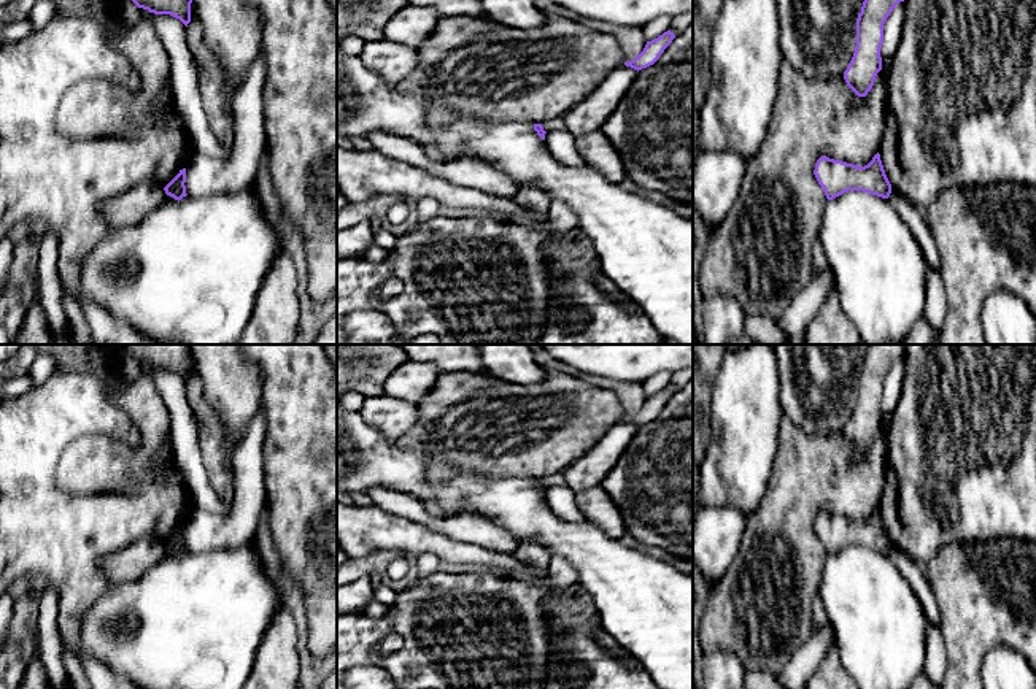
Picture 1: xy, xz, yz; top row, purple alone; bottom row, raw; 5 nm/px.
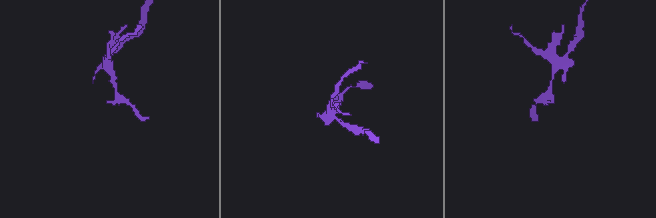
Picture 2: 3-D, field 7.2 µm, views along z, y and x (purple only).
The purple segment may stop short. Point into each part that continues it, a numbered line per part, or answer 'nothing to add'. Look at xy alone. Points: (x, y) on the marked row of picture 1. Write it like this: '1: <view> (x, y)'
nothing to add

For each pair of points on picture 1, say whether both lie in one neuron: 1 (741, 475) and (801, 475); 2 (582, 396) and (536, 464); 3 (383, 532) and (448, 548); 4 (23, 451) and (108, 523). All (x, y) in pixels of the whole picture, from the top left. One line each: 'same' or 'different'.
1: different
2: same
3: same
4: same

